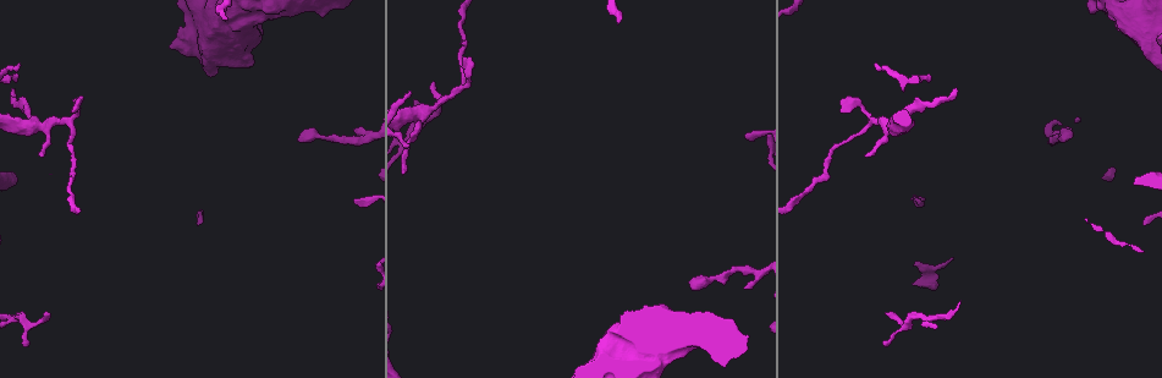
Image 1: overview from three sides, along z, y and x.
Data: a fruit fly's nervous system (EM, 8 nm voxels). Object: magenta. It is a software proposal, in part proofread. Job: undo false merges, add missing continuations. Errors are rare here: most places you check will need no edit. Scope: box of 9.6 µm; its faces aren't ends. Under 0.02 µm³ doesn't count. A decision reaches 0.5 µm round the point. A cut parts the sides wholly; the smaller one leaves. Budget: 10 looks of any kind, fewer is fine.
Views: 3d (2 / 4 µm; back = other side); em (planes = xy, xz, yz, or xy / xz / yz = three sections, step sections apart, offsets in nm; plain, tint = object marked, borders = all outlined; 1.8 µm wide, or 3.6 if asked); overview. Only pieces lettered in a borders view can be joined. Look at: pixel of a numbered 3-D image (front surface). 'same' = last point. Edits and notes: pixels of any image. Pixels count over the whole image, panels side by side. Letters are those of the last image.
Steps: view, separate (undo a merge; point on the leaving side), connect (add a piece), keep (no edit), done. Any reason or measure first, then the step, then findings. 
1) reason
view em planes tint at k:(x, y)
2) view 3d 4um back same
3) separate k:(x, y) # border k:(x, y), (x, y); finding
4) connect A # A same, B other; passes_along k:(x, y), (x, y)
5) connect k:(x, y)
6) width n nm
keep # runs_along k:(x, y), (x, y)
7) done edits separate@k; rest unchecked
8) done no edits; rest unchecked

thick turns thin
view em 3.6um xz step 16 tint at 1:(620, 338)

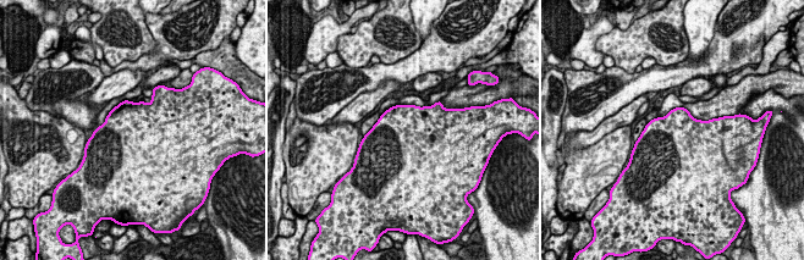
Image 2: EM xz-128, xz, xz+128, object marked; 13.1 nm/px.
view em 3.6um planes borders same

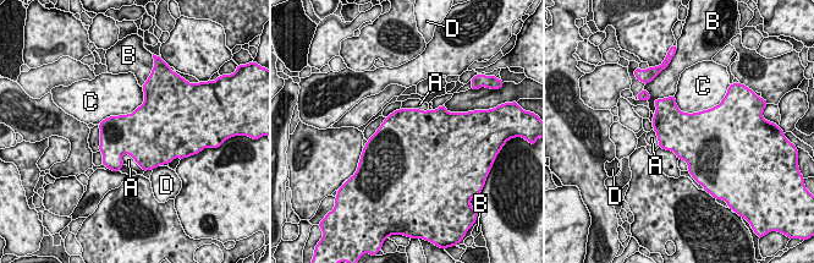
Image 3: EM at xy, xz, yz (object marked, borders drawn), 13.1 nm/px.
width 650 nm
keep # A other, B other, C other, D other; border 3:(121, 155), (128, 154), (144, 170); all the same neuron

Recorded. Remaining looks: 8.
view em planes borders at 1:(1069, 127)

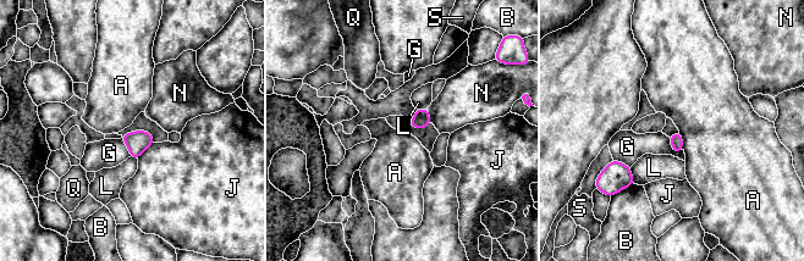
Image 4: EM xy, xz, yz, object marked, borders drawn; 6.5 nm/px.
keep # A other, B other, G other, J other, L other, N other, Q other, S other; border 4:(678, 129), (682, 135), (683, 149); no lettered piece goes on from it

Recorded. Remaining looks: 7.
thin end
view 3d 4um at 1:(71, 111)

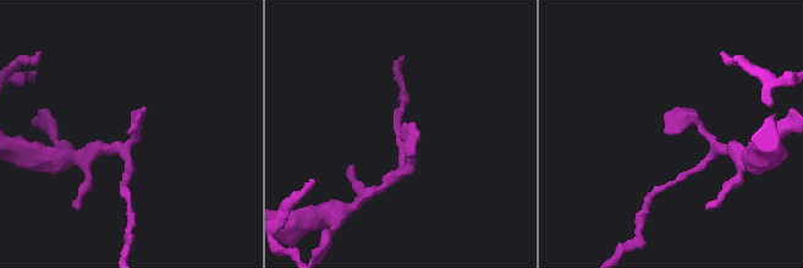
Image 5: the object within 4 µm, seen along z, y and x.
need the tissue
view em planes borders at 5:(666, 130)

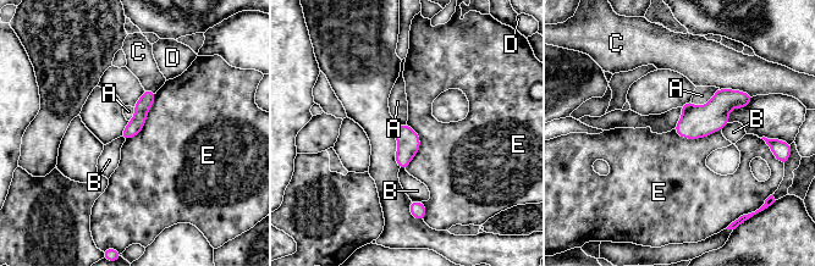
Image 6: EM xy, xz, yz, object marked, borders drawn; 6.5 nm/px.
keep # A other, B other, C other, D other, E other; border 6:(157, 93), (143, 128), (125, 142); none of them fits

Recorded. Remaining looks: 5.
branch point
view 3d 4um at 1:(895, 126)

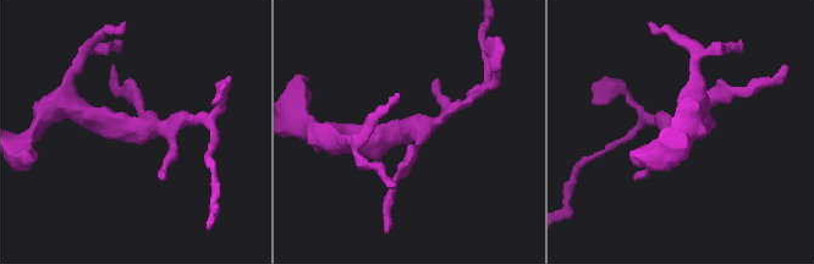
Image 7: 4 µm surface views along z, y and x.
shape alone is not enough
view em yz step 16 borders at 7:(143, 126)

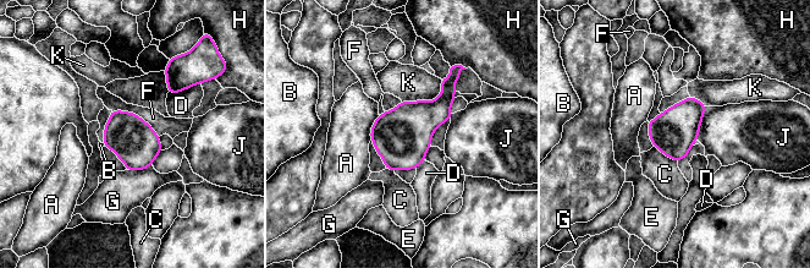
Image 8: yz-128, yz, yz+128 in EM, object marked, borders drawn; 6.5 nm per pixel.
keep # A other, B other, C other, D other, E other, F other, G other, H other, J other, K other; border 8:(111, 109), (138, 114), (159, 136); continuous, no second neuron

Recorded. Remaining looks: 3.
done no edits; rest unchecked

